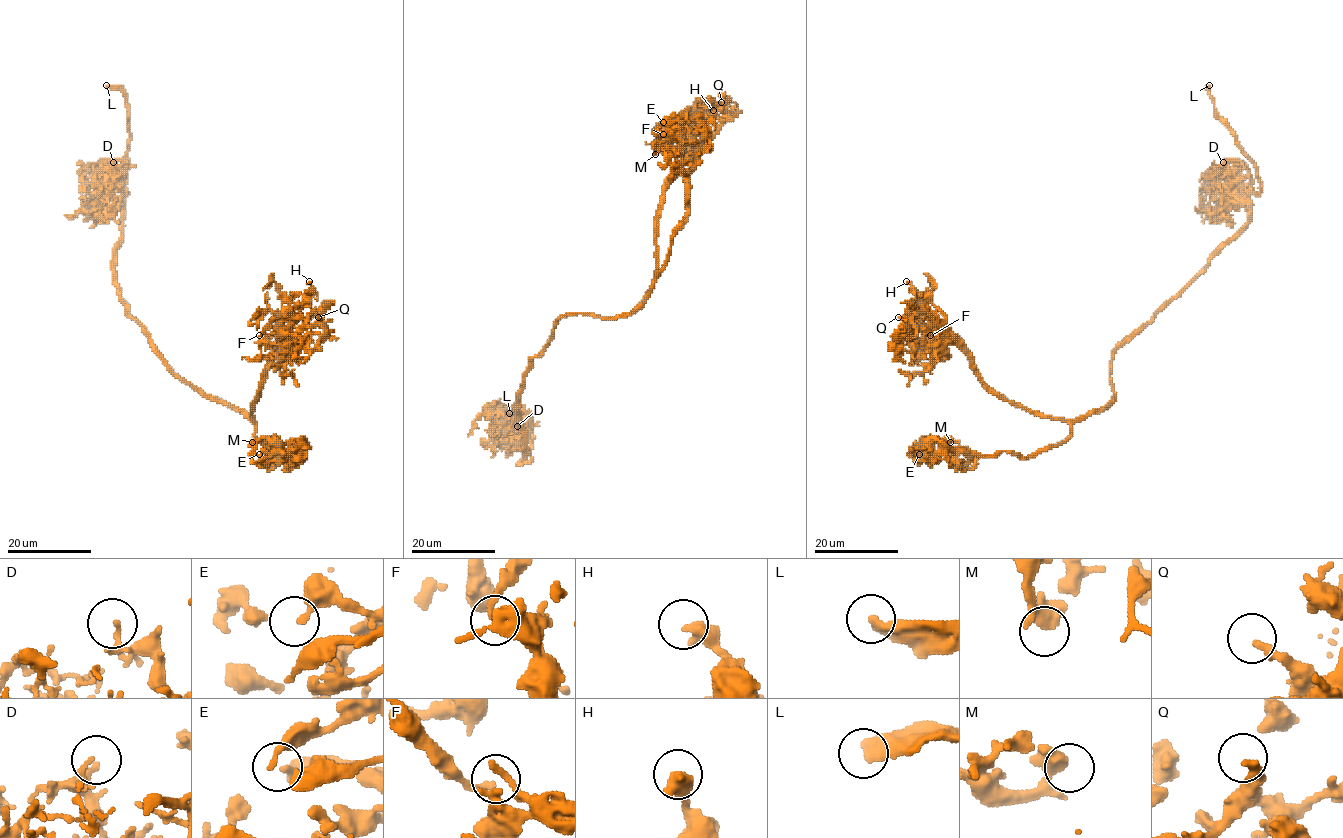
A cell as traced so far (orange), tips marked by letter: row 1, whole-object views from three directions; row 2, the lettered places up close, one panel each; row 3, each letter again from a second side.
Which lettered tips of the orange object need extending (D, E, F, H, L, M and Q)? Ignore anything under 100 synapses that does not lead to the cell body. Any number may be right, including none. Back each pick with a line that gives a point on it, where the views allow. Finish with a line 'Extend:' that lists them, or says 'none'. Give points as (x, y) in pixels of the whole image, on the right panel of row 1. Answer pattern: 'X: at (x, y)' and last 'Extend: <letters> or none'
L: at (1209, 85)
Extend: L

